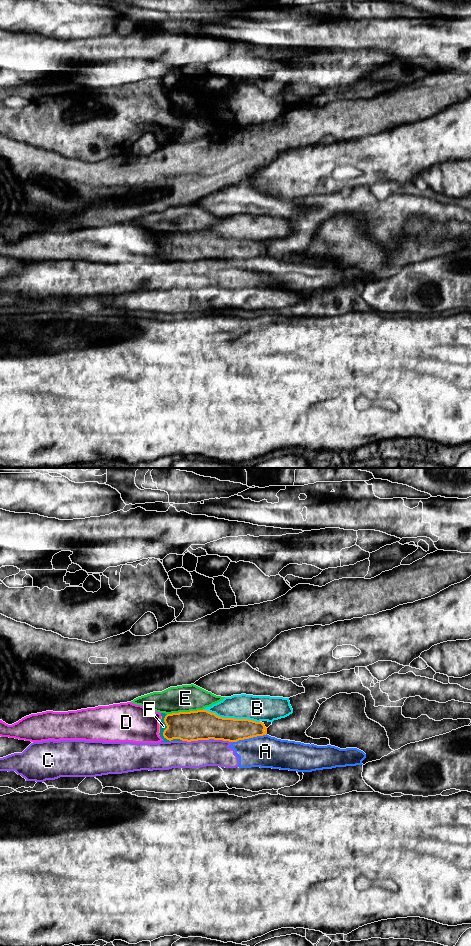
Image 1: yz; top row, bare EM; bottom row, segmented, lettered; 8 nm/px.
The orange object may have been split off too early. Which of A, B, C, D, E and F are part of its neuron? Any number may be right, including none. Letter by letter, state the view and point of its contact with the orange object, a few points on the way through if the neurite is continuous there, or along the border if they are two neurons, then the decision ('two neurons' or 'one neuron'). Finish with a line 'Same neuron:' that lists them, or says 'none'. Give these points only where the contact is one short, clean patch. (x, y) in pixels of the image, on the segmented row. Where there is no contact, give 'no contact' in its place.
A: contact yz (248, 738); border yz (266, 733), (231, 742); two neurons
B: contact yz (231, 718); two neurons
C: contact yz (195, 740); two neurons
D: contact yz (159, 726); two neurons
E: contact yz (184, 712); two neurons
F: contact yz (163, 735); two neurons
Same neuron: none

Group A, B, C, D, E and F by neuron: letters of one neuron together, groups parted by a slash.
A C / B / D F / E

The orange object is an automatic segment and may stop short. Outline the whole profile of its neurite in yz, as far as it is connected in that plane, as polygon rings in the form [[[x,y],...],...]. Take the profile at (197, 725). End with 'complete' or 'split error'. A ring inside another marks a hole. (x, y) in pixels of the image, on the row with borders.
[[[207,710],[167,714],[164,738],[171,741],[223,740],[237,742],[267,734],[272,722],[249,719],[223,718]]]; split error

